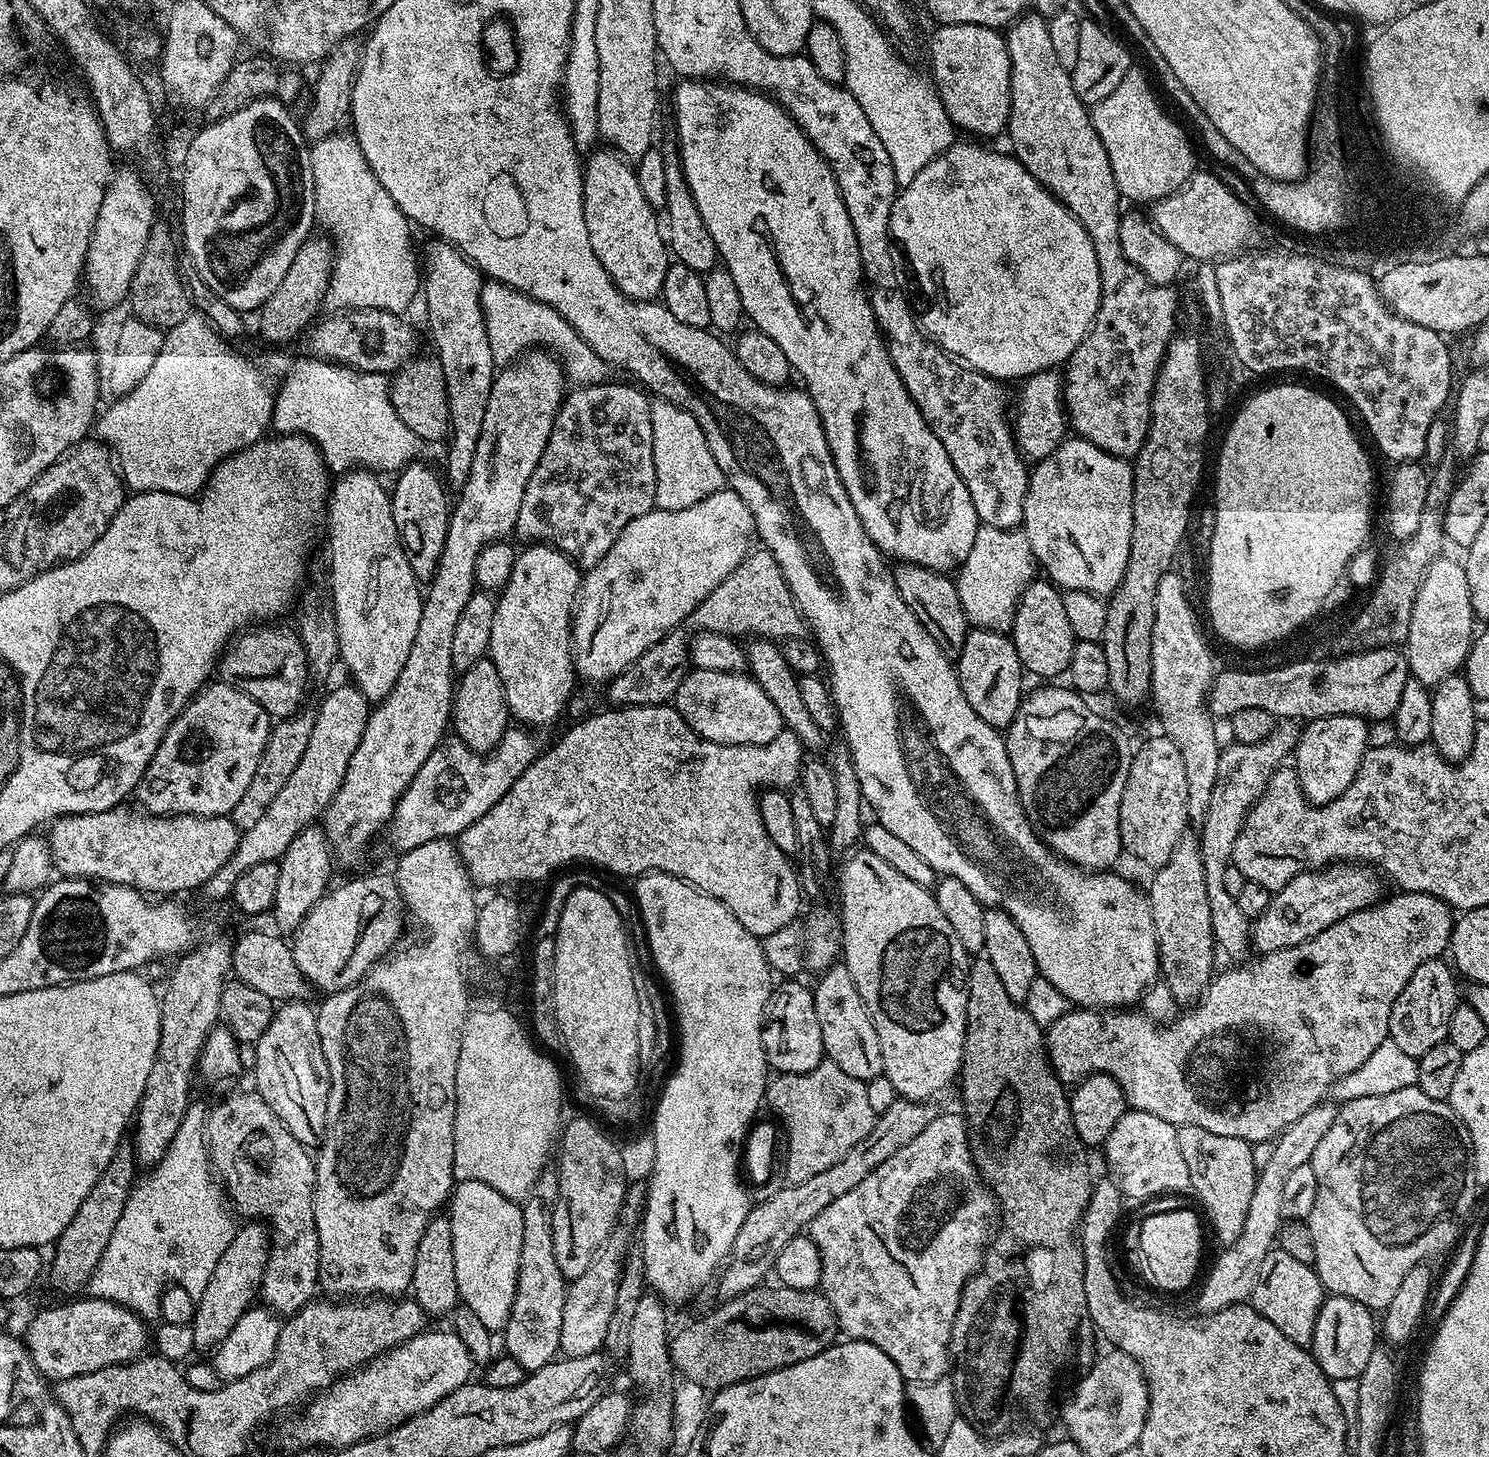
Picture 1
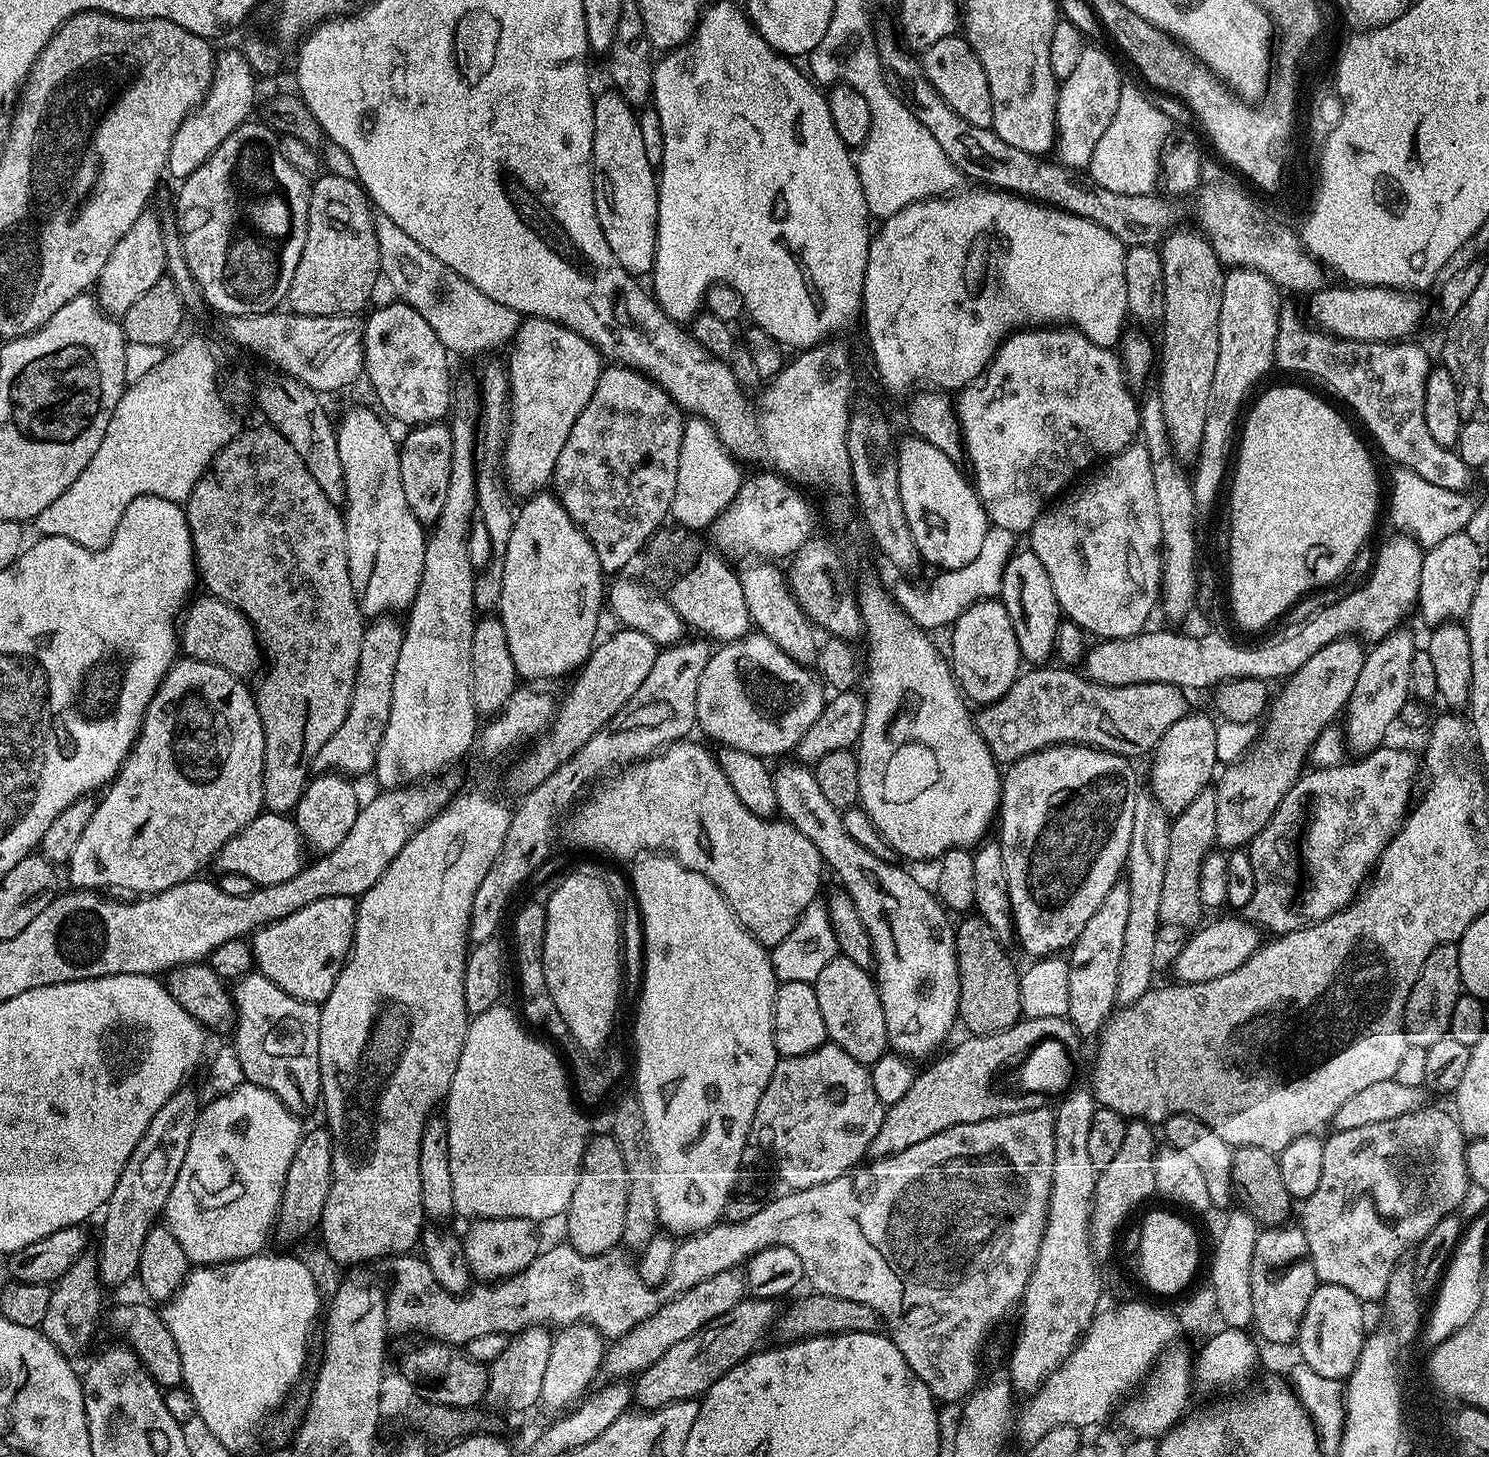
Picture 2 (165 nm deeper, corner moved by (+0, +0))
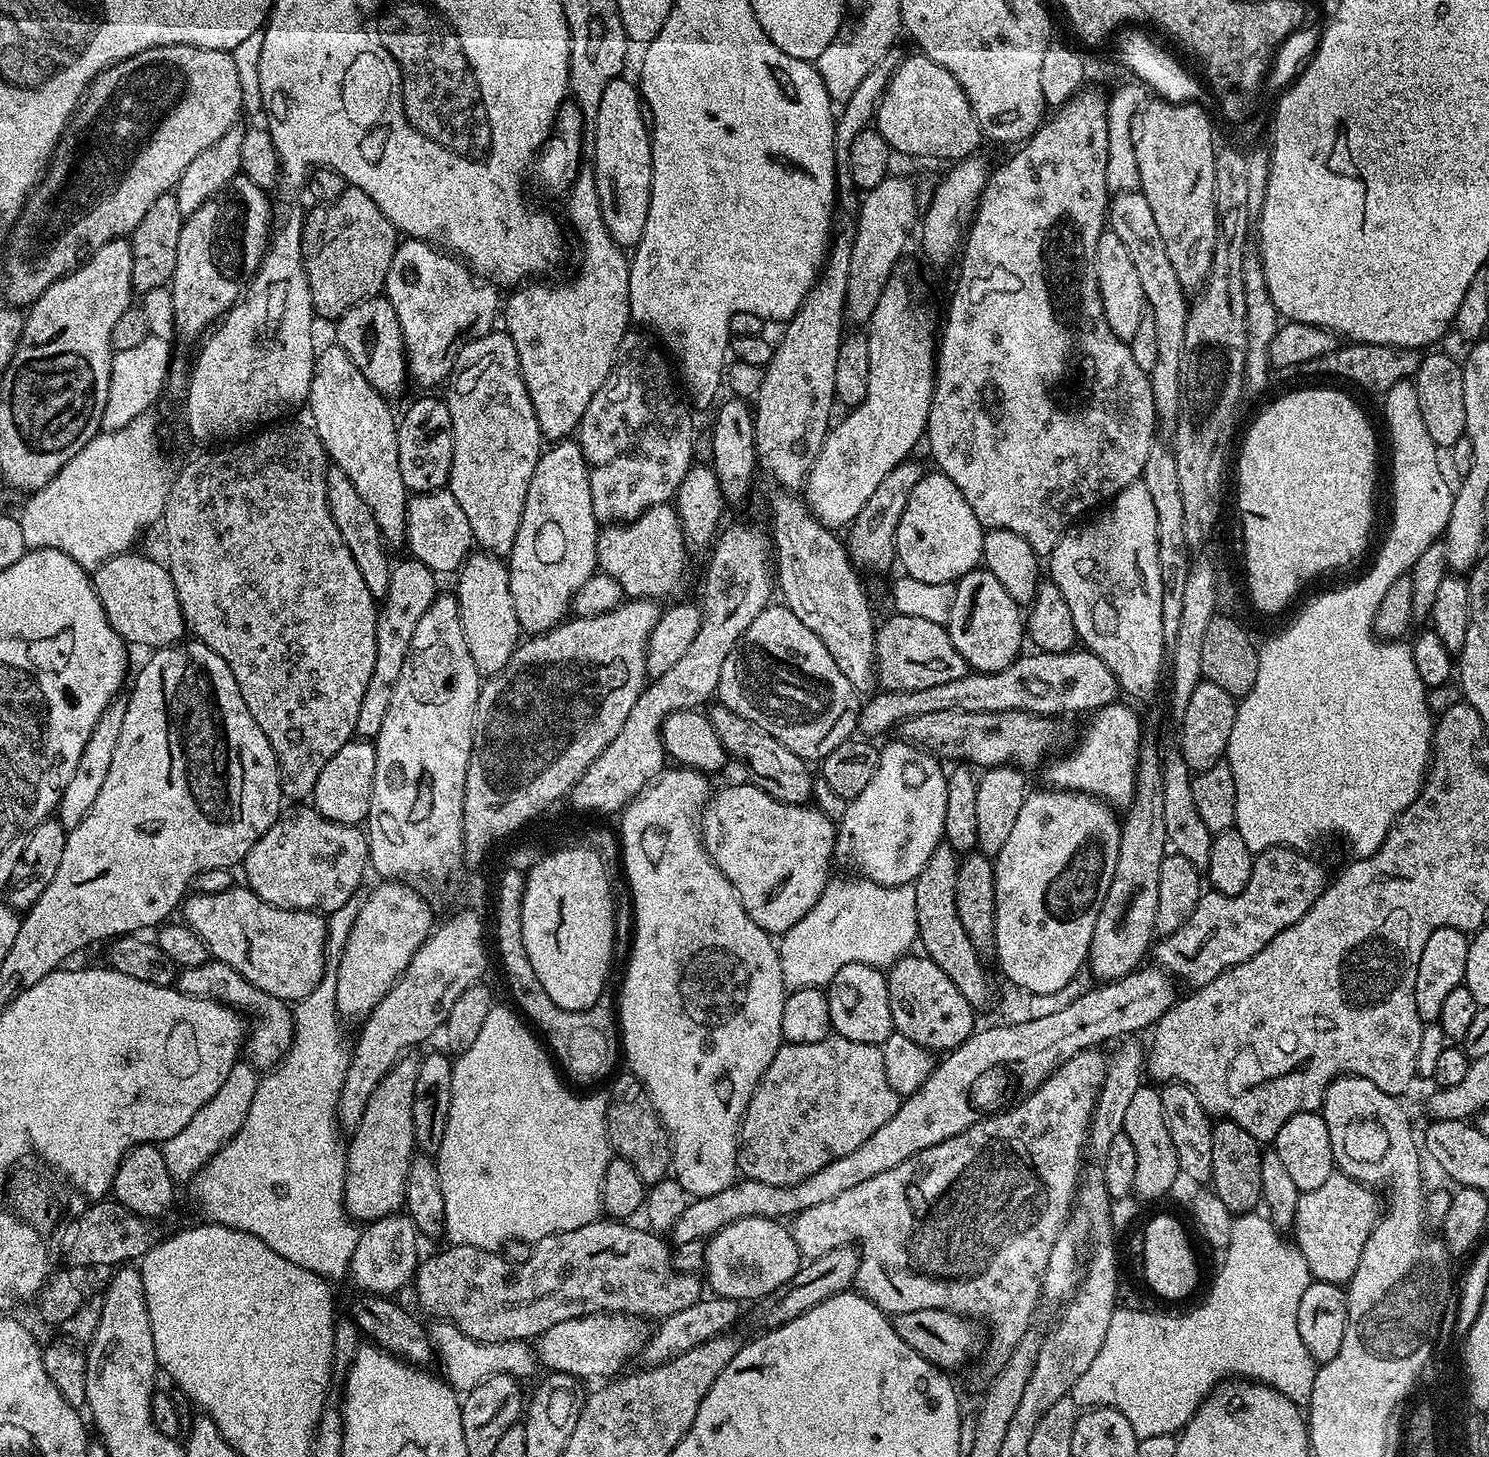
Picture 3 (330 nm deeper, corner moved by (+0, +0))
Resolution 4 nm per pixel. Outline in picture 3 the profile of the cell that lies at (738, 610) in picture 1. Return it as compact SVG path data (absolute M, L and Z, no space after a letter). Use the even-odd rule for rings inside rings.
M916 458L903 460L886 478L882 478L878 490L870 494L866 506L858 510L858 514L852 520L846 532L846 547L852 563L857 569L869 568L872 572L884 572L891 564L897 563L896 559L896 531L898 522L902 518L902 510L906 510L906 502L918 486L920 479L926 474L926 468L916 461Z

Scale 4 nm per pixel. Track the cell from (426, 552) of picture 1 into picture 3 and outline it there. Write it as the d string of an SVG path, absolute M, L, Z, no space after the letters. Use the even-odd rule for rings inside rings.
M424 394L399 417L398 470L402 470L402 482L409 493L438 492L447 489L450 466L454 458L454 438L447 399L440 400L436 394Z

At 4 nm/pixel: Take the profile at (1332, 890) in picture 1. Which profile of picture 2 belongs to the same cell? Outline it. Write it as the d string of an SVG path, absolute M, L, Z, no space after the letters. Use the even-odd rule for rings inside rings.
M1228 916L1225 920L1212 920L1208 925L1197 927L1187 937L1181 953L1174 965L1175 979L1181 984L1201 984L1214 978L1222 978L1222 974L1230 974L1230 970L1238 970L1242 962L1246 962L1260 949L1262 943L1261 929L1250 920Z

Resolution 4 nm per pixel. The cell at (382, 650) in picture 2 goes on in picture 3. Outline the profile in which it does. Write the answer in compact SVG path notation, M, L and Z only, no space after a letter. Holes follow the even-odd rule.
M405 558L393 563L390 586L376 613L378 654L374 654L374 674L370 674L370 686L366 686L362 707L358 709L357 737L375 738L378 730L382 730L386 710L390 710L390 697L394 694L394 686L398 686L398 674L402 674L402 662L406 662L406 654L410 650L410 638L414 638L414 630L418 627L422 614L430 610L437 598L436 580L437 573L417 560Z

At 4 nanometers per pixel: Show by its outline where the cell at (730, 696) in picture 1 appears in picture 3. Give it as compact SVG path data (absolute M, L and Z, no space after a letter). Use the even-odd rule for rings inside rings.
M787 606L779 607L764 608L762 614L750 622L734 650L726 654L716 696L723 707L778 738L786 750L794 750L794 754L809 762L823 762L834 746L842 746L842 742L853 739L862 700L850 678L846 678L846 674L838 670L834 658L830 658L830 650L822 646L822 638L809 630Z

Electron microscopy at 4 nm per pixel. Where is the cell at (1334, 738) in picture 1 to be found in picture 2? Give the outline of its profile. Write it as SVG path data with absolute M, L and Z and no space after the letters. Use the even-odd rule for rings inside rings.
M1404 626L1394 629L1367 649L1362 674L1358 674L1358 682L1354 682L1354 690L1346 705L1346 740L1350 748L1352 743L1356 754L1367 754L1381 747L1385 743L1384 735L1387 734L1388 727L1399 721L1403 704L1410 700L1410 666L1414 666L1418 644L1406 629Z

